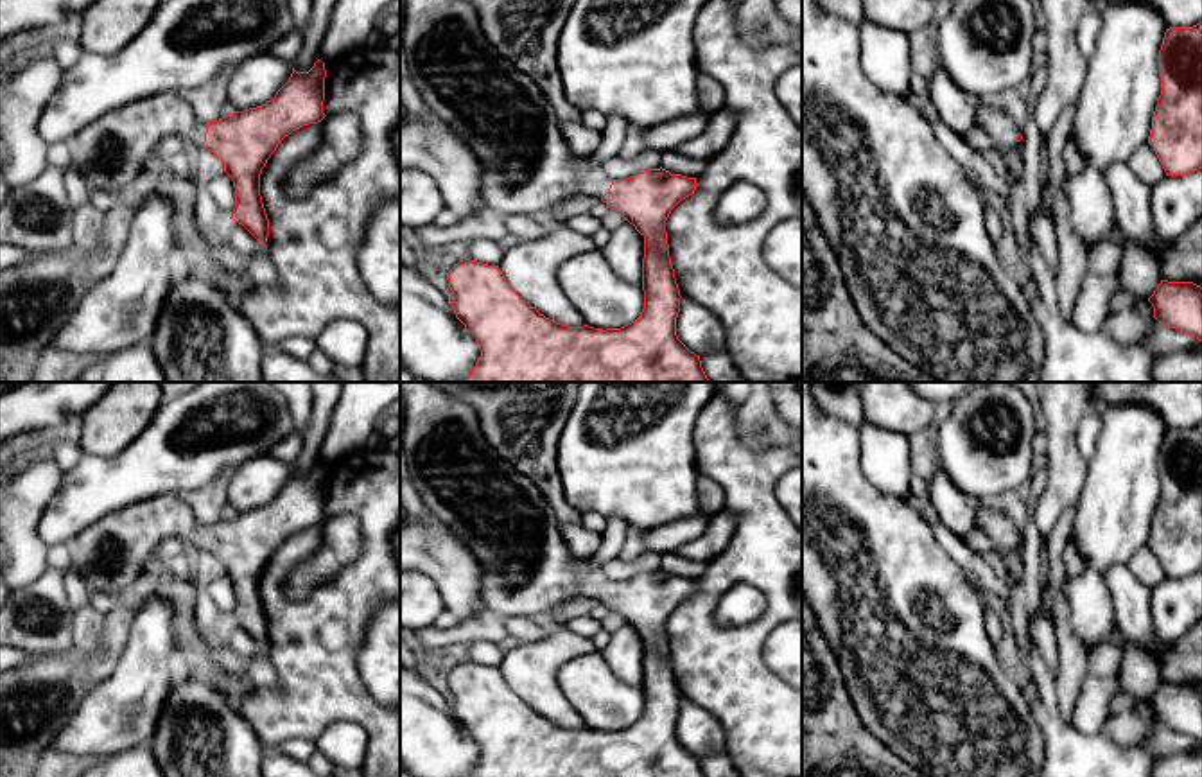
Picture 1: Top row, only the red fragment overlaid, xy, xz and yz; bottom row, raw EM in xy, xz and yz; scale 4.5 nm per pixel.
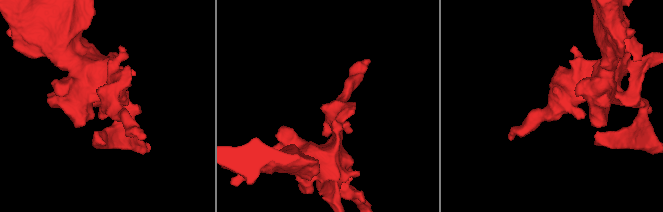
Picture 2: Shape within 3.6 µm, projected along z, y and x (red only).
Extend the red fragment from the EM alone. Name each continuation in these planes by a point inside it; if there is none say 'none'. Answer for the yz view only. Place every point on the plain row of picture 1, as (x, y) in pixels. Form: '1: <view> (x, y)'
1: yz (994, 523)

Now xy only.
1: xy (110, 555)

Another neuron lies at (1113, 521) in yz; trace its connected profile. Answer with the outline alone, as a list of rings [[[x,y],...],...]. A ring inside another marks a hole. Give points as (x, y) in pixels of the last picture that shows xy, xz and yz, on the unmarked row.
[[[1128,402],[1102,415],[1073,519],[1082,572],[1066,580],[1071,628],[1087,653],[1119,639],[1103,576],[1148,544],[1161,497],[1159,452],[1166,431],[1161,415],[1145,404]]]

